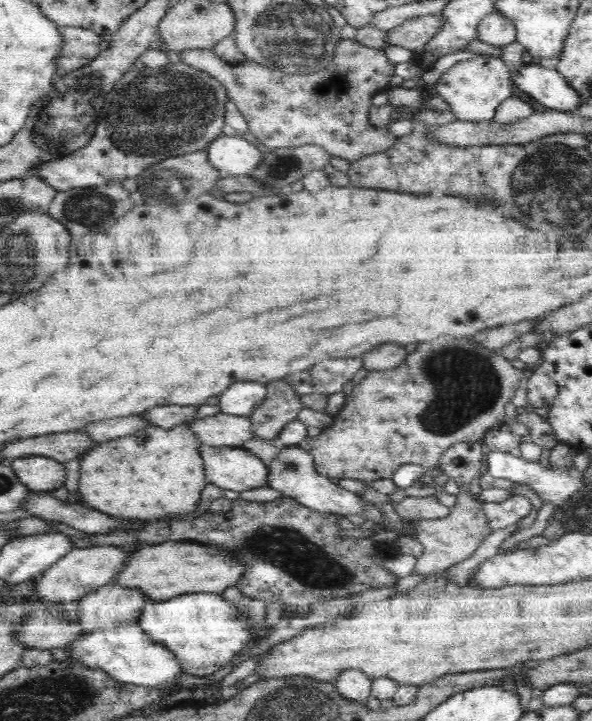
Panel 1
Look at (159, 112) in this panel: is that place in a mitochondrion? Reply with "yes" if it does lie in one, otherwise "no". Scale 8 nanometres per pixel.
yes

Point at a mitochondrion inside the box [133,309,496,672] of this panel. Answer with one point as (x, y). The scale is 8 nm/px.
(306, 560)

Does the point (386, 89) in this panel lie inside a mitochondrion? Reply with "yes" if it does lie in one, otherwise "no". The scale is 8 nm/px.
no

